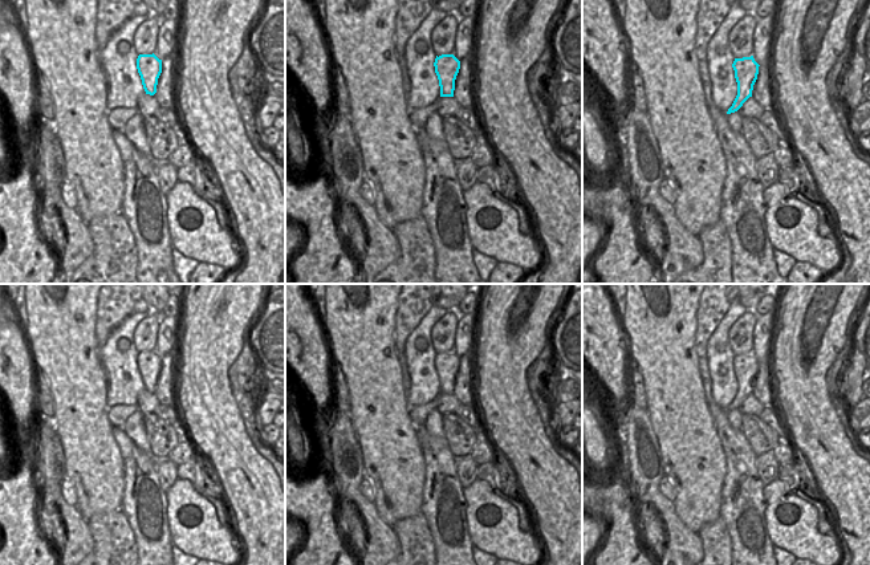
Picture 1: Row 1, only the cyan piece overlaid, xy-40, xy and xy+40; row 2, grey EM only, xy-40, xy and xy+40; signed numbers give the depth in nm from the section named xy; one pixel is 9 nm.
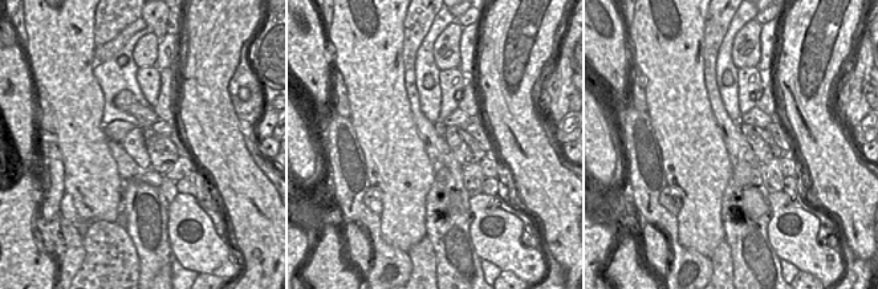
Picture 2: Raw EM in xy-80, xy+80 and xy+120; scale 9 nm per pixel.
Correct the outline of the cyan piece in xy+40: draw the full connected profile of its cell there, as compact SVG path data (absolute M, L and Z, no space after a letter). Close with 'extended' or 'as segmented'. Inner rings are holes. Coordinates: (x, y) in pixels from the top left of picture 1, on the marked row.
M753 56L735 58L732 68L737 82L737 95L727 114L737 111L743 103L752 97L753 85L759 74L759 66L760 65L755 61Z; as segmented

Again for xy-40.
M139 54L137 58L137 69L142 80L146 94L156 93L158 78L162 73L162 60L153 54Z; as segmented

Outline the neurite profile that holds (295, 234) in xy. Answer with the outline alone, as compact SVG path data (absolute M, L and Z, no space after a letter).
M285 219L285 281L289 275L292 259L305 243L305 229L301 224Z

